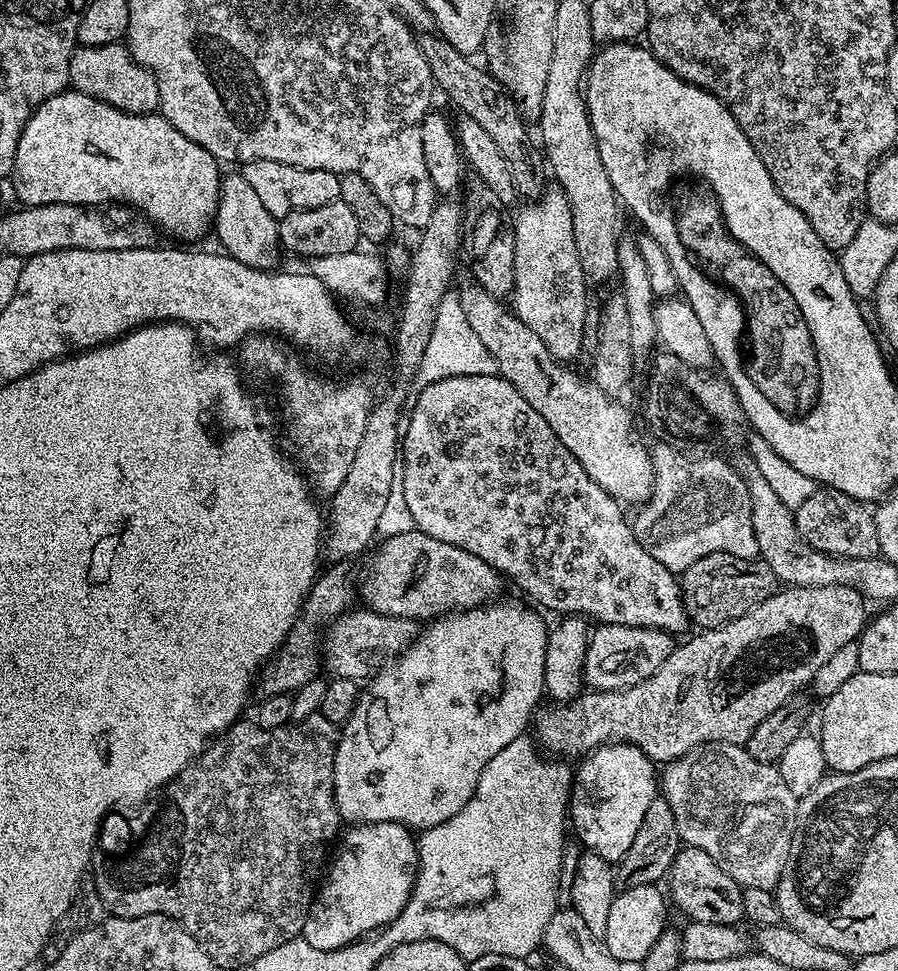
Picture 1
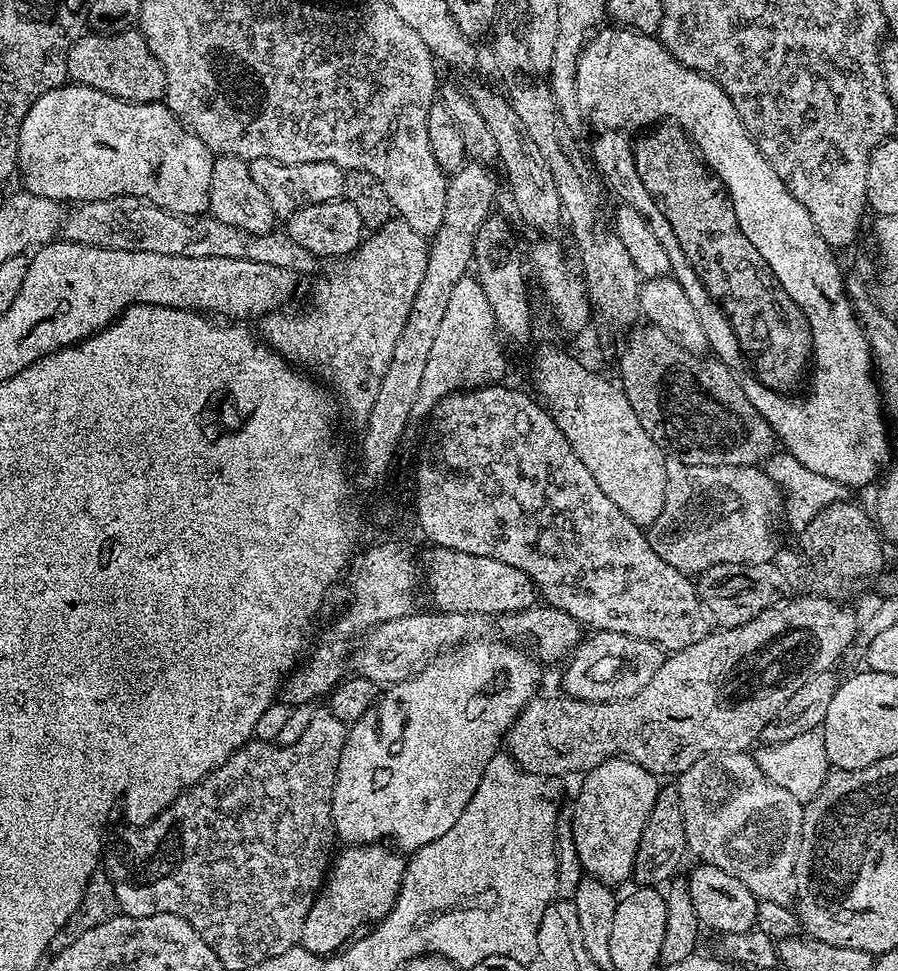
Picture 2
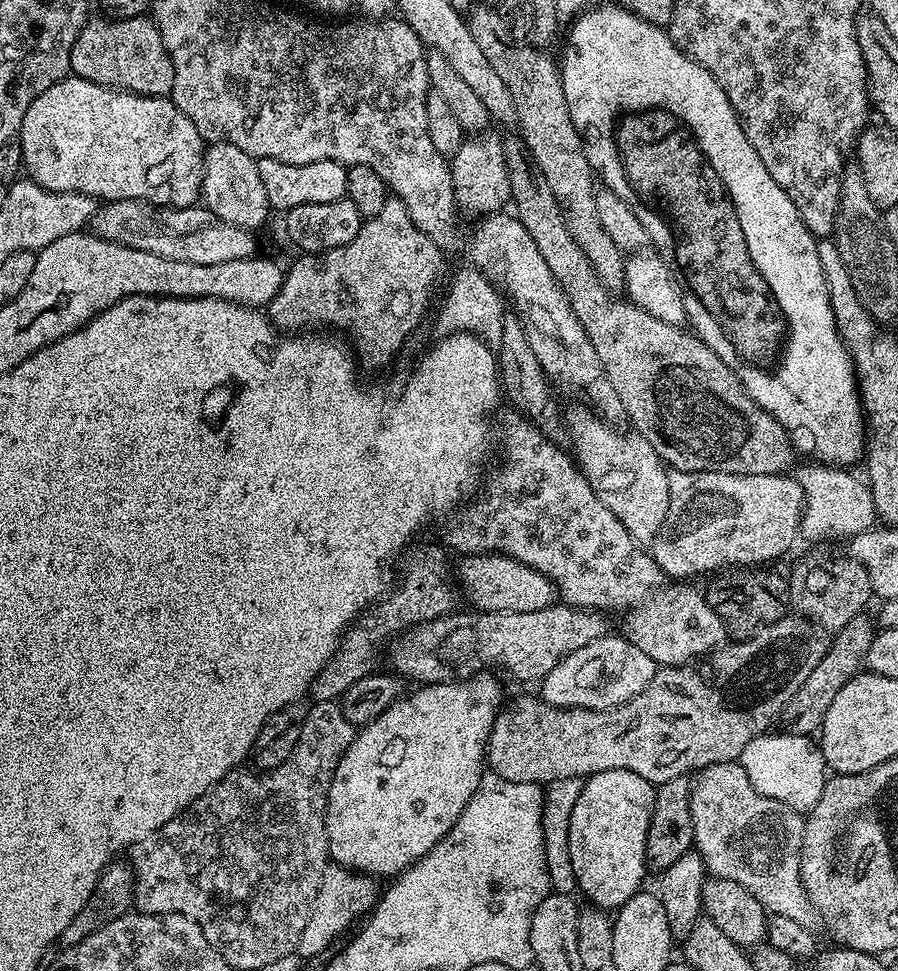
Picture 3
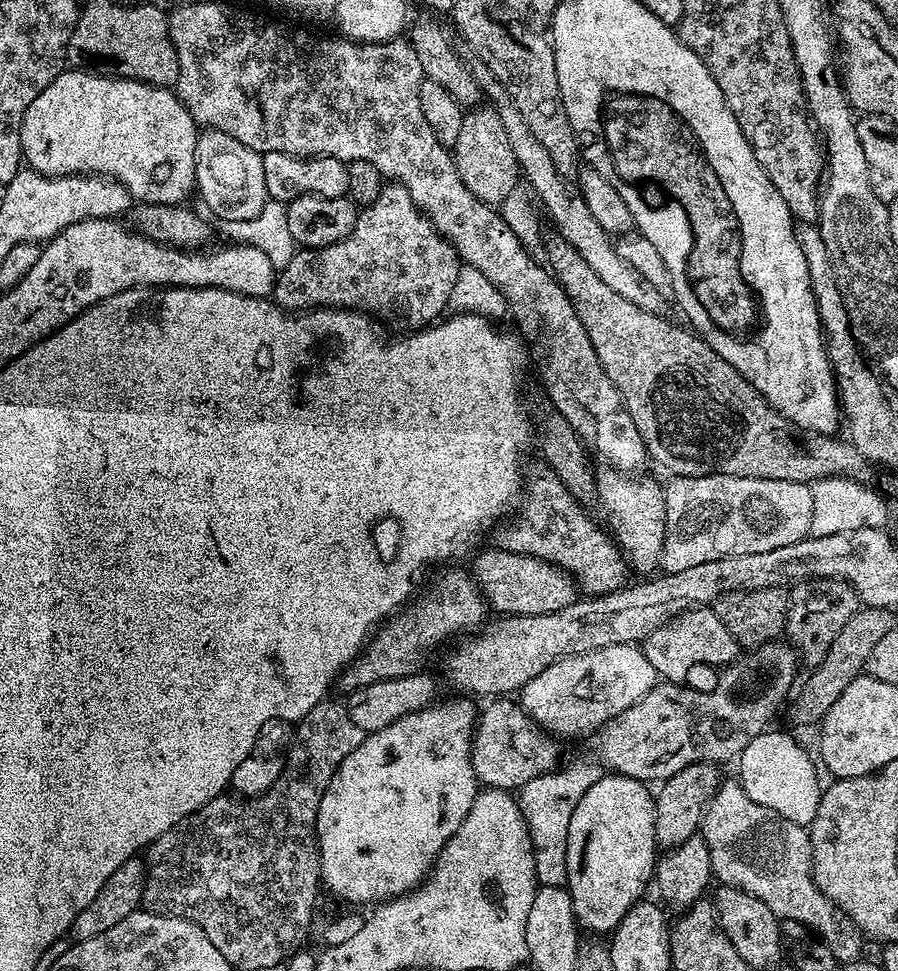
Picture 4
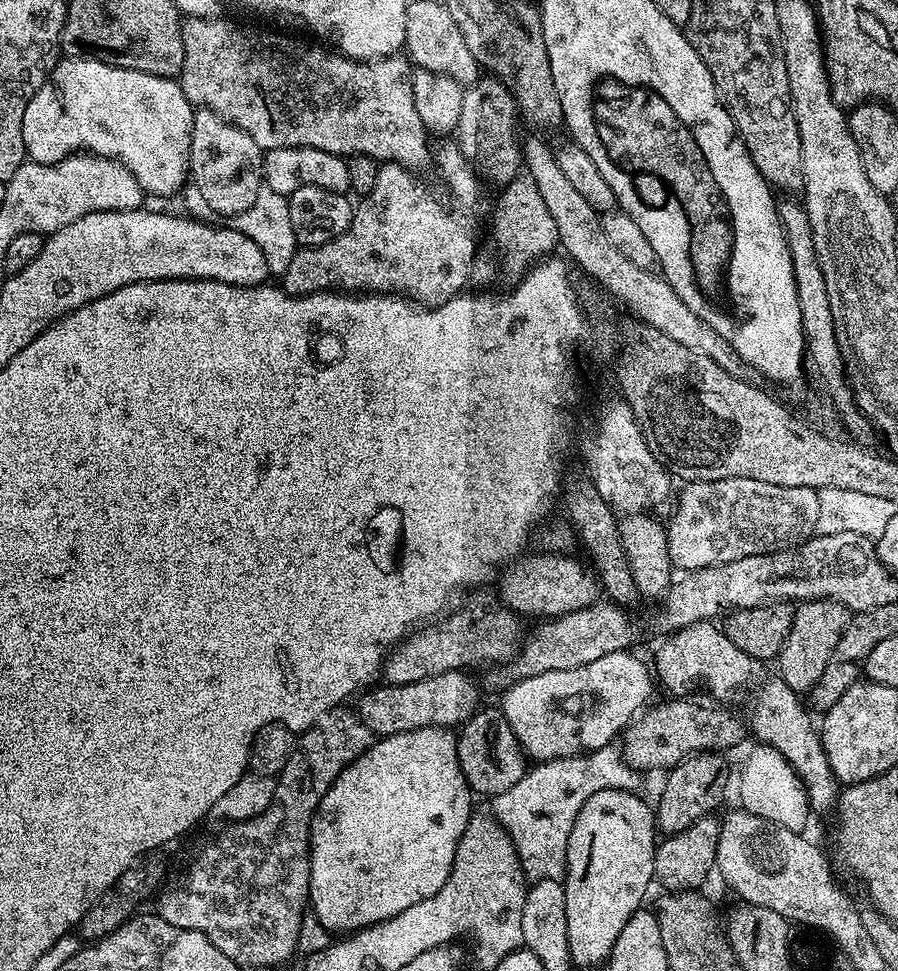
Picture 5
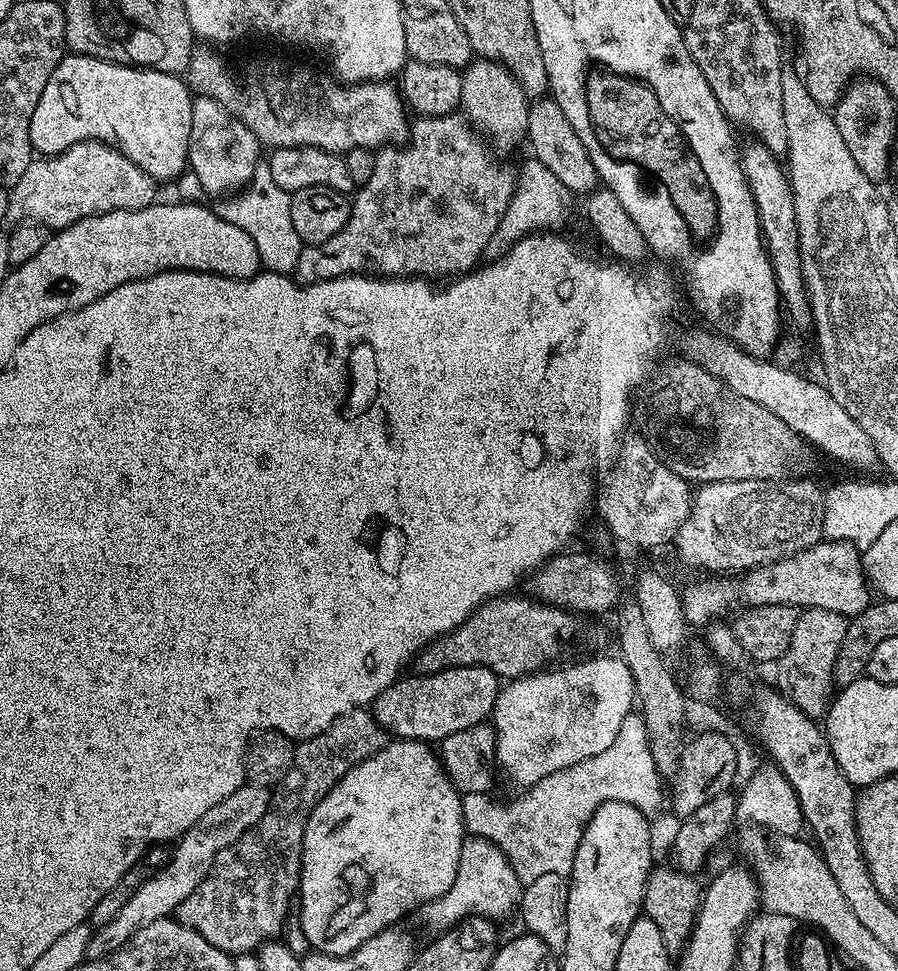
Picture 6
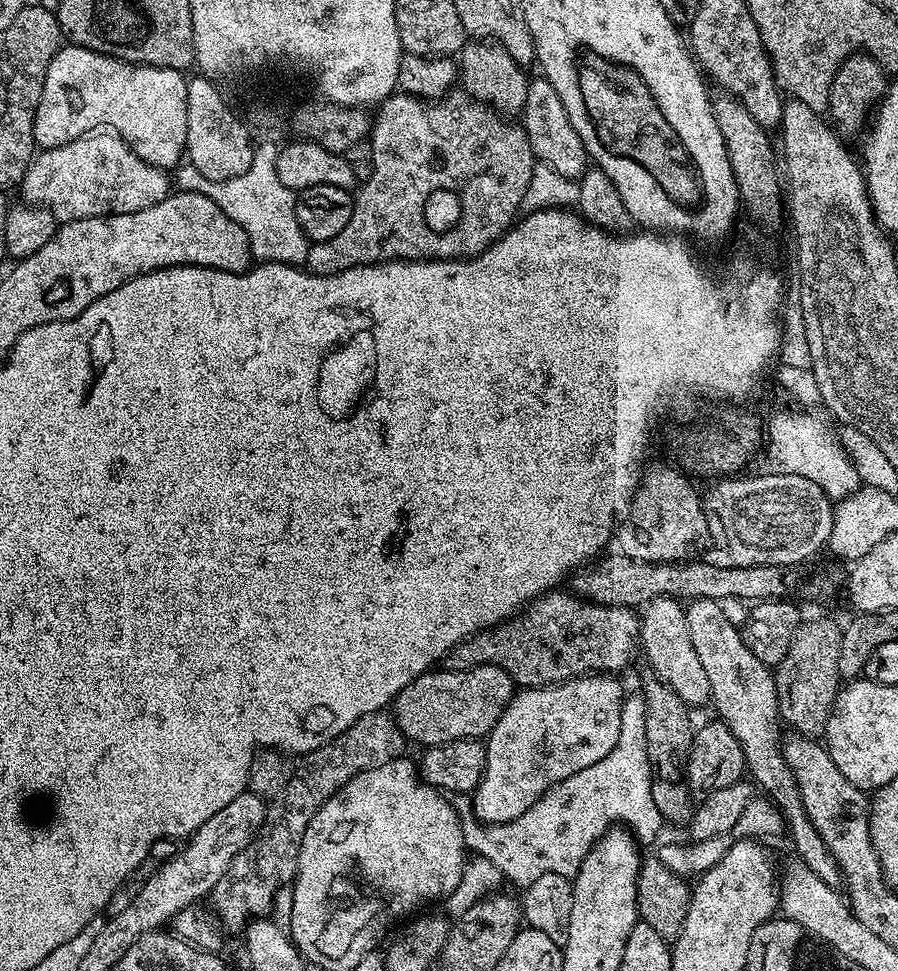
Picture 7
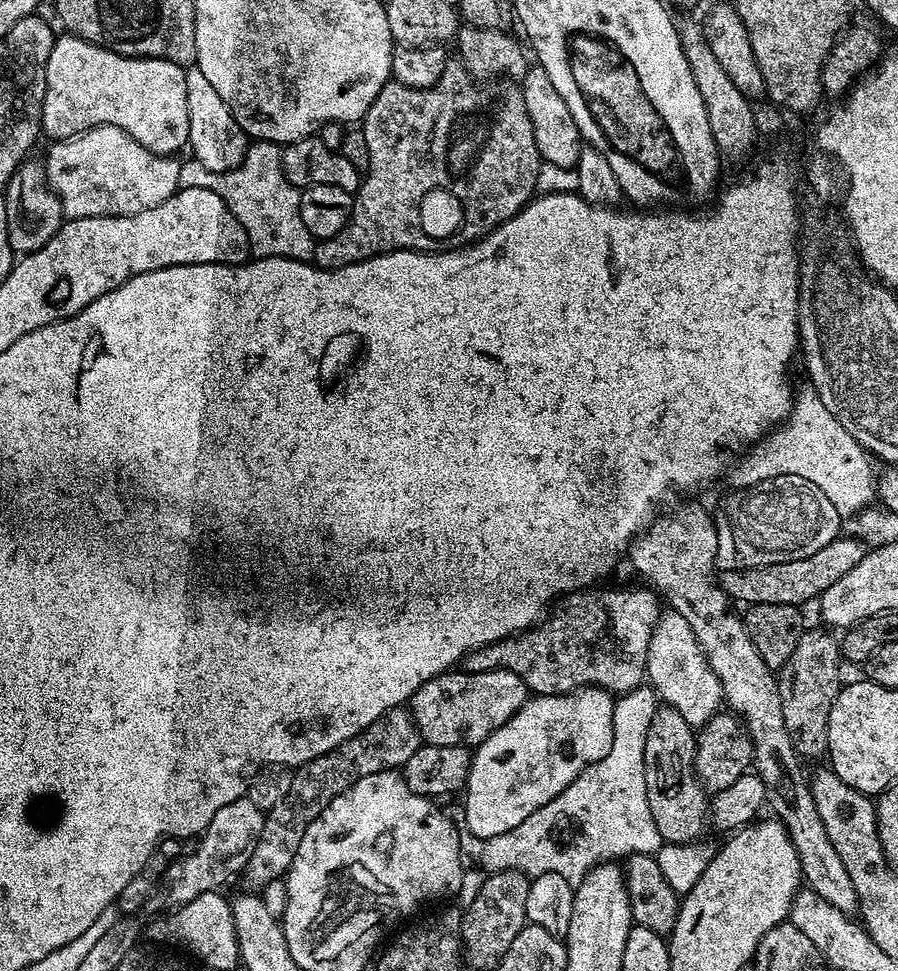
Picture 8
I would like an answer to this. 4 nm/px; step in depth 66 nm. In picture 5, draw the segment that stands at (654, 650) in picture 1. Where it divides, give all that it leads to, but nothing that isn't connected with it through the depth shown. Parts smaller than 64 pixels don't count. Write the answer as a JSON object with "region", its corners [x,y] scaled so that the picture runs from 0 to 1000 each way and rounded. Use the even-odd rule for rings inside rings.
{"region":[[[699,669],[675,674],[675,678],[653,682],[653,686],[612,690],[565,705],[560,710],[561,722],[556,722],[555,728],[568,744],[585,780],[592,785],[620,783],[683,765],[723,724],[723,685],[720,688],[704,674]]]}

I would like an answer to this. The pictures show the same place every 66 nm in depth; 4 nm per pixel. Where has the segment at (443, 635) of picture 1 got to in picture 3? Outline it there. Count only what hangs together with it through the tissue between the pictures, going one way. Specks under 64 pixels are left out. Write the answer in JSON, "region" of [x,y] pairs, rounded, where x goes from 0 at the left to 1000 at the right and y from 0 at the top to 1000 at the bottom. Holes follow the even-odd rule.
{"region":[[[536,694],[524,696],[521,700],[504,700],[501,704],[474,704],[464,708],[462,710],[464,713],[459,713],[455,717],[454,714],[447,716],[445,720],[439,722],[430,732],[421,735],[421,739],[416,739],[398,753],[396,759],[392,761],[385,772],[385,777],[381,777],[381,781],[372,793],[372,801],[367,805],[367,814],[365,815],[365,829],[361,839],[365,881],[375,891],[406,899],[415,904],[424,904],[423,902],[440,904],[452,897],[458,890],[472,883],[500,857],[506,851],[506,847],[510,847],[514,834],[519,834],[519,826],[523,826],[528,814],[532,814],[532,805],[539,800],[546,752],[550,748],[550,739],[562,724],[561,709],[551,698],[553,699],[548,694]]]}

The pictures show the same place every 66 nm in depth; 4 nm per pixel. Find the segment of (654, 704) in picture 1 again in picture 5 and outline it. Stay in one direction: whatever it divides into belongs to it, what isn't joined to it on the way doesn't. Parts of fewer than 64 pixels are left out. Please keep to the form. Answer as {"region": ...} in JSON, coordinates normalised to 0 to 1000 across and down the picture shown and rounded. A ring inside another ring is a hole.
{"region":[[[771,719],[744,720],[748,721],[733,726],[732,729],[723,728],[712,740],[700,746],[694,755],[695,783],[704,791],[709,793],[716,793],[716,791],[747,793],[775,774],[805,775],[806,770],[817,769],[827,760],[829,754],[831,758],[831,750],[826,742],[826,747],[824,747],[823,739],[817,734],[810,733],[806,727],[783,729],[782,726],[766,721]],[[536,728],[530,736],[518,742],[508,760],[510,772],[510,789],[522,812],[527,817],[535,816],[540,822],[547,822],[568,814],[572,805],[584,800],[586,780],[582,770],[575,762],[572,752],[568,752],[568,744],[563,744],[561,734],[556,728]]]}

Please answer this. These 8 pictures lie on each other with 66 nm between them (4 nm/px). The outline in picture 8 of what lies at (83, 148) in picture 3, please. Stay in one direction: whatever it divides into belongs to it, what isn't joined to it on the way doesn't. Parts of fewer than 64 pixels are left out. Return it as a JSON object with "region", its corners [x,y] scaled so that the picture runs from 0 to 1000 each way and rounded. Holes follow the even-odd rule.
{"region":[[[79,35],[63,36],[60,47],[56,51],[56,60],[51,64],[51,97],[49,98],[47,122],[45,123],[48,139],[50,141],[58,140],[59,145],[76,144],[80,140],[87,140],[90,136],[98,135],[100,132],[108,132],[111,128],[121,128],[122,130],[131,130],[140,138],[145,138],[145,142],[149,142],[173,161],[192,161],[196,159],[200,151],[204,153],[208,149],[209,139],[212,138],[212,113],[207,113],[207,80],[205,76],[206,71],[199,70],[194,64],[161,62],[155,58],[137,58]]]}

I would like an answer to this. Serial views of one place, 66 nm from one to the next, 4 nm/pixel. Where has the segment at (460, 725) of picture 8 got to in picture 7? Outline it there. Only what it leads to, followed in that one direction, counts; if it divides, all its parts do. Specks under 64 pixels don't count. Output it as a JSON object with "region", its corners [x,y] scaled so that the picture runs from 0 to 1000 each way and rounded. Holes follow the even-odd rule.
{"region":[[[538,684],[518,692],[478,690],[441,717],[441,747],[458,765],[460,762],[471,768],[539,760],[548,753],[555,739],[559,739],[571,716],[572,702],[568,694],[549,684]]]}

